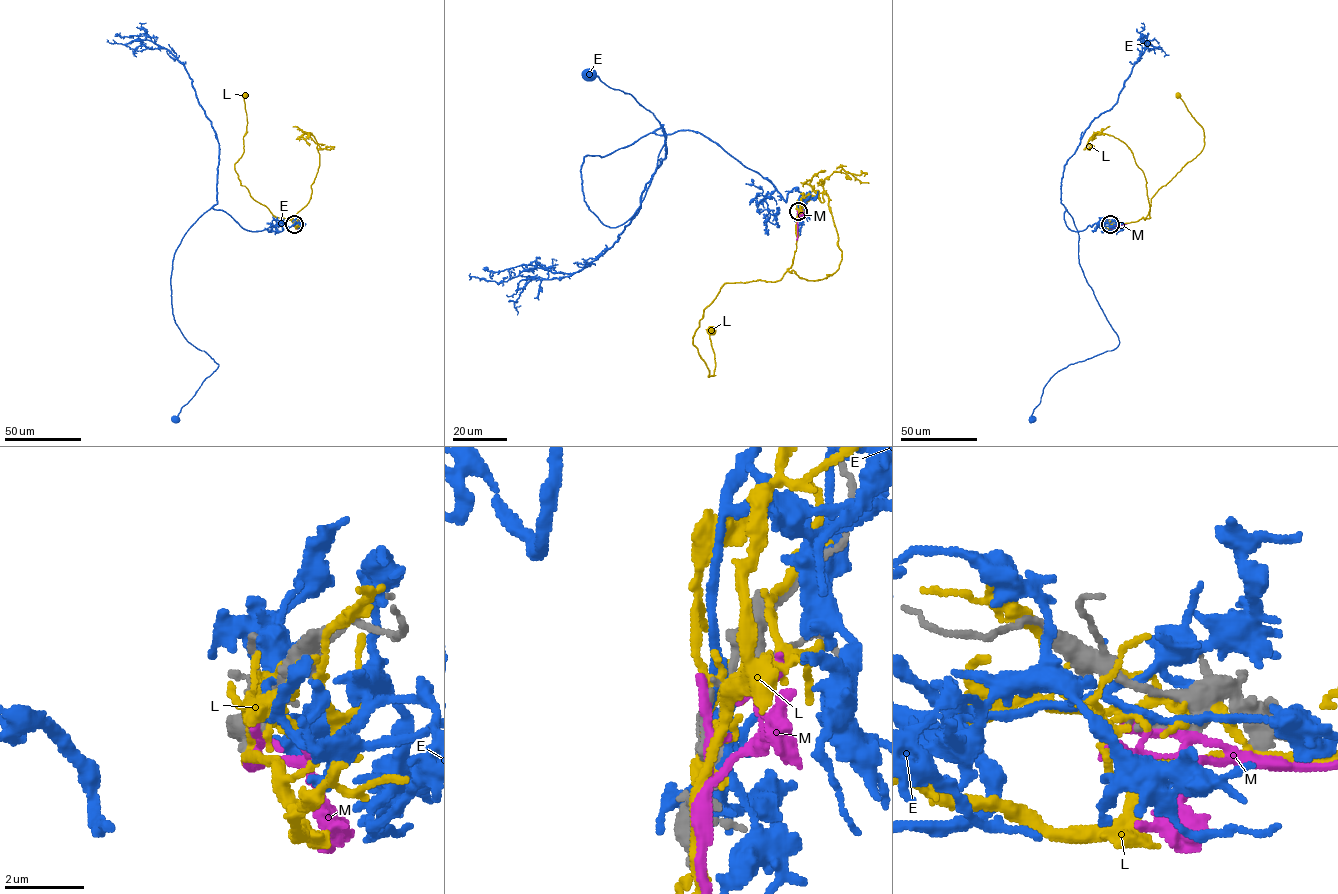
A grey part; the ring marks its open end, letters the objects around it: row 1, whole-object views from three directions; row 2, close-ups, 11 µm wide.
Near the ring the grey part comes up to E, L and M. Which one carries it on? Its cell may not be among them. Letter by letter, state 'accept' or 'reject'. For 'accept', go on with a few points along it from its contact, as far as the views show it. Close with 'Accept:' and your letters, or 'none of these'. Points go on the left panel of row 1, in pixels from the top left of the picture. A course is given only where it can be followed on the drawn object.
E: reject
L: reject
M: reject
Accept: none of these

